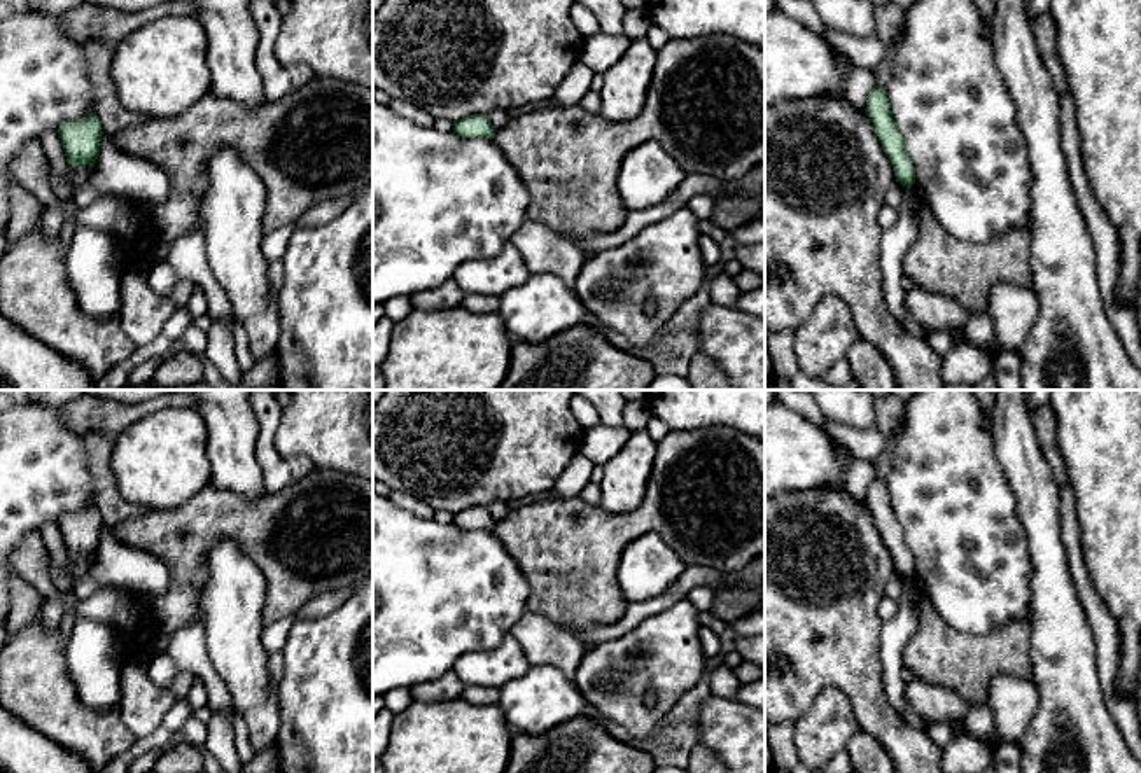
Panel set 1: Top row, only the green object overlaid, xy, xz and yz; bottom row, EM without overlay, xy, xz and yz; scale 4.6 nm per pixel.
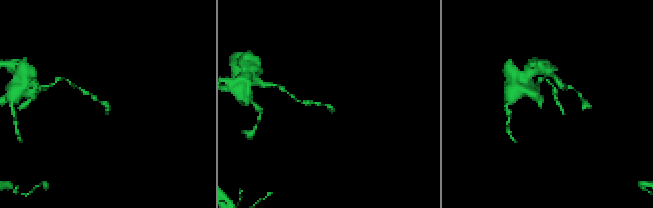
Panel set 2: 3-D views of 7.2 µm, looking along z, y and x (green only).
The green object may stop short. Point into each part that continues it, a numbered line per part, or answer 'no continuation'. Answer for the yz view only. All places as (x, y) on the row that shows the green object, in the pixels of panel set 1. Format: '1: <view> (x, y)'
no continuation

